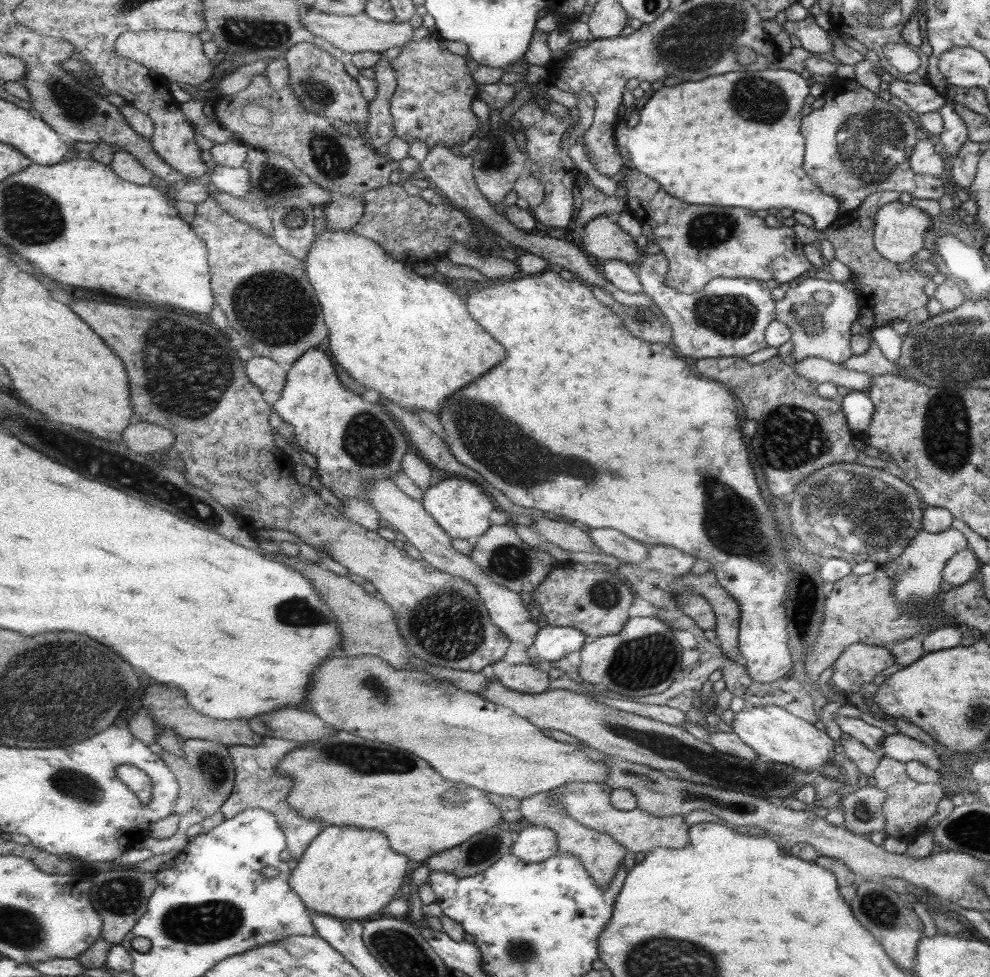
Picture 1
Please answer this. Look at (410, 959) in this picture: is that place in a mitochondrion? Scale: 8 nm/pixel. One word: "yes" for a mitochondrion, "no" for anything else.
yes

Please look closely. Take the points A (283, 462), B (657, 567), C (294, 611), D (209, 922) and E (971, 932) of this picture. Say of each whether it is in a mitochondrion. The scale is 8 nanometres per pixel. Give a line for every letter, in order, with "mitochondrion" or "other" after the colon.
A: other
B: other
C: mitochondrion
D: mitochondrion
E: other

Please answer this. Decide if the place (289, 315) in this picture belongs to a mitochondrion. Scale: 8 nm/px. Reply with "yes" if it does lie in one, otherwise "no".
yes

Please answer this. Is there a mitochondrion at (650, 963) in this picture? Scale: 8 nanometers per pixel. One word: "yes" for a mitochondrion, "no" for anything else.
yes

